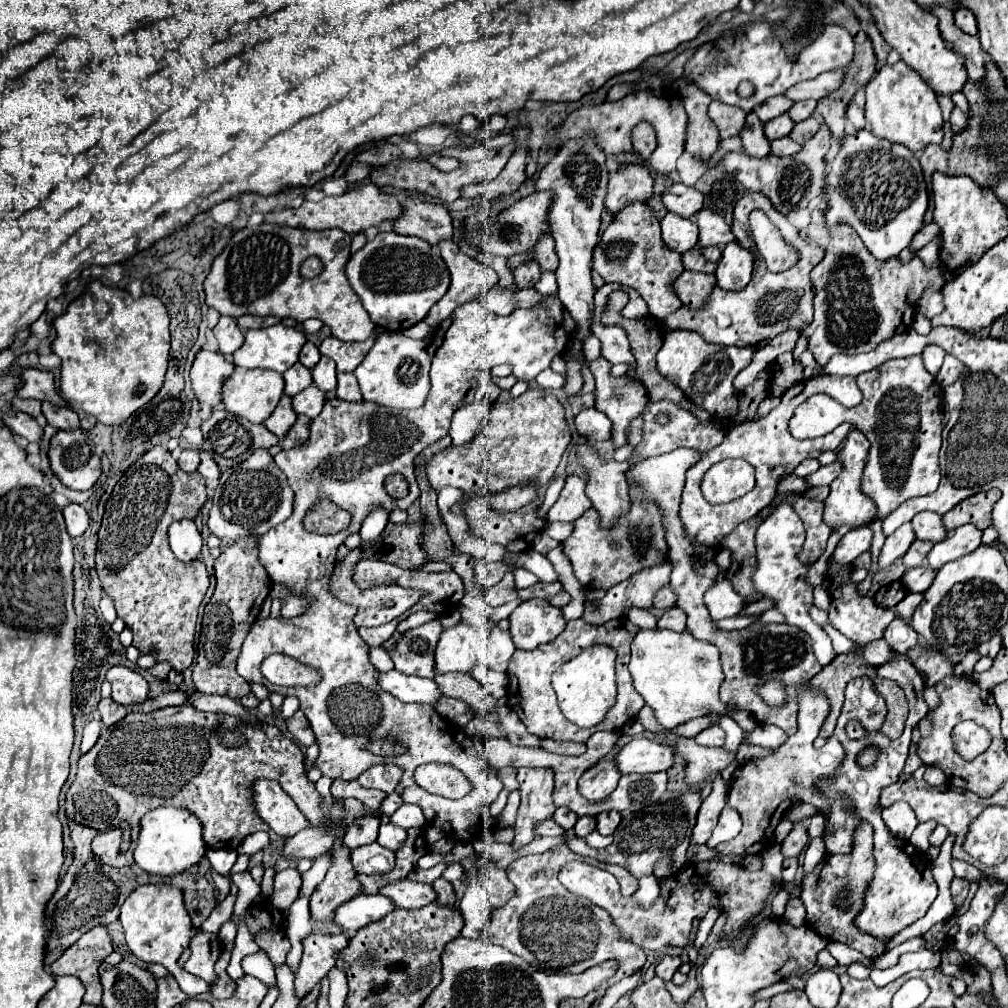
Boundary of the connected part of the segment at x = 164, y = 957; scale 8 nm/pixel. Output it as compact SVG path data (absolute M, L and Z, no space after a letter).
M142 885L134 889L120 909L120 921L126 933L128 949L146 963L160 963L164 965L178 982L180 988L188 995L198 995L208 991L208 983L199 977L185 971L178 965L178 955L188 947L194 927L186 913L182 891L172 885Z

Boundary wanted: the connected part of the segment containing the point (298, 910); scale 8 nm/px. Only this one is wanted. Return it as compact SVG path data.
M302 897L302 899L294 901L290 905L290 909L284 911L284 931L286 931L291 943L291 949L286 957L286 964L295 973L302 956L302 939L312 931L308 899Z

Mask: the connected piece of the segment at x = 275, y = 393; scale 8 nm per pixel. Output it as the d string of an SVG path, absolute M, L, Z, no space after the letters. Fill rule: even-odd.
M234 371L222 387L222 401L230 413L262 423L276 409L282 391L284 379L276 371Z

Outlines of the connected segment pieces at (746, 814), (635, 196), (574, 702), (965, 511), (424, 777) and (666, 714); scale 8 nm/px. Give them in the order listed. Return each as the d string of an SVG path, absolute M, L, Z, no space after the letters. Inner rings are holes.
M808 683L798 691L798 730L788 737L788 741L776 749L774 753L766 757L750 759L740 767L740 775L730 785L728 793L728 807L736 809L742 817L742 831L732 841L720 843L716 849L720 855L724 853L760 853L766 849L766 845L760 845L764 835L772 839L774 827L784 817L790 803L812 803L818 809L828 809L828 801L822 799L814 791L814 781L820 775L832 775L838 769L838 763L844 757L844 749L836 739L828 739L828 743L822 749L814 749L812 741L818 737L818 729L828 715L828 701L824 701L820 691L812 691ZM794 781L800 781L800 787L794 787Z
M628 163L622 165L618 171L610 173L608 183L608 195L606 195L606 209L616 215L624 205L632 201L648 201L652 195L652 177L646 169L646 165L640 163Z
M596 645L588 651L582 651L572 661L564 663L552 675L552 687L558 695L561 711L578 727L594 727L598 725L606 711L614 705L616 699L616 675L614 675L614 659L616 653L610 647Z
M990 489L990 491L982 491L976 493L964 501L960 501L954 509L950 509L948 513L942 515L942 523L946 527L948 533L952 533L956 527L972 523L978 529L986 529L992 525L990 521L990 511L992 505L1000 499L1000 491L998 489Z
M420 765L414 773L414 779L424 787L426 791L432 791L436 795L444 795L450 799L464 797L470 792L471 785L462 777L462 773L448 765Z
M638 629L632 641L630 673L636 691L654 709L658 723L664 729L700 717L708 711L722 711L718 687L724 679L718 659L718 649L706 641L694 639L690 633L676 633L670 629Z

